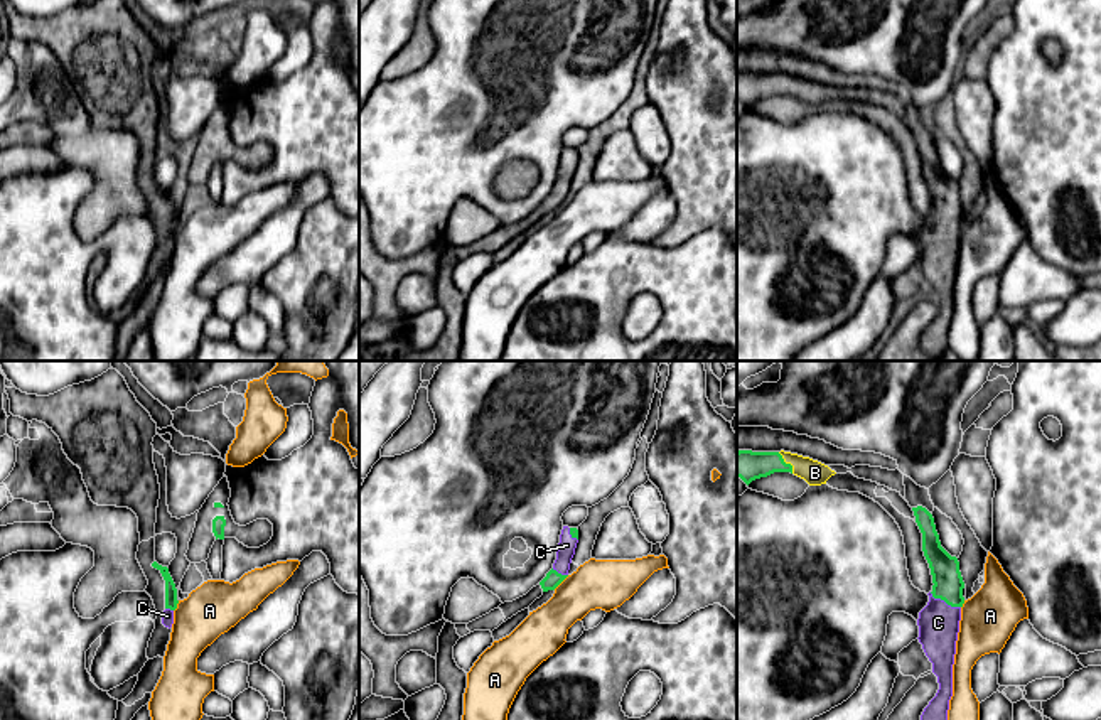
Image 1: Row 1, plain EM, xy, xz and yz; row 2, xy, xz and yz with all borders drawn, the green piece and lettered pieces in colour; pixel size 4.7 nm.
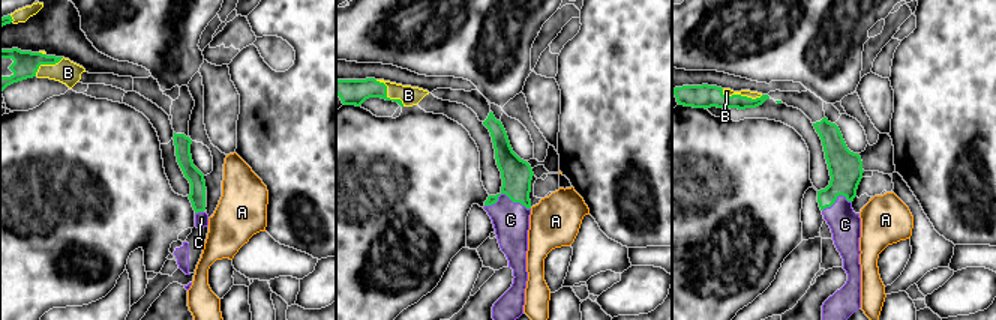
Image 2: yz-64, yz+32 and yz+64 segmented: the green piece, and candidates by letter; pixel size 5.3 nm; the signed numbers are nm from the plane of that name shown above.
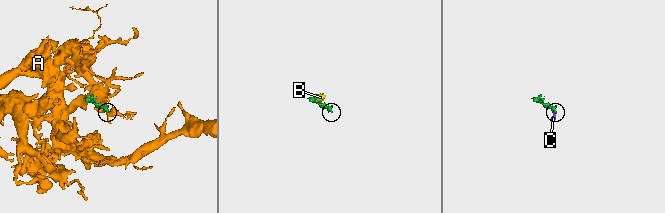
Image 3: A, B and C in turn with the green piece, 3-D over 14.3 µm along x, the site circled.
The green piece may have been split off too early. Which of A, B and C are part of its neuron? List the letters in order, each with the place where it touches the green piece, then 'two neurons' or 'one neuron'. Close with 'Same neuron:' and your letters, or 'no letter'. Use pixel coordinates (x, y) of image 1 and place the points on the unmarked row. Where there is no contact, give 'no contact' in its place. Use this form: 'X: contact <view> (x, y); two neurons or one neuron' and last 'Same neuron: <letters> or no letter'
A: contact xz (560, 204); two neurons
B: contact yz (788, 86); one neuron
C: contact yz (945, 223); one neuron
Same neuron: B, C

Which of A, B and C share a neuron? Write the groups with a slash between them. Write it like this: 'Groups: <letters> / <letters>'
Groups: A / B C

